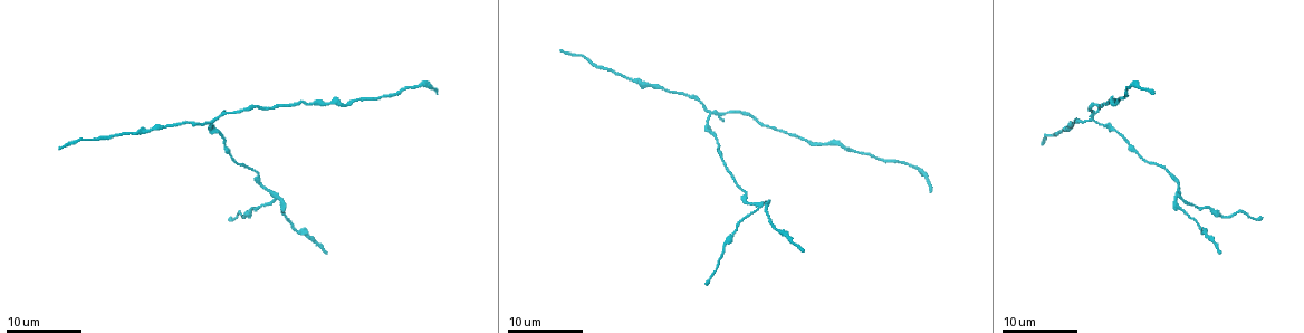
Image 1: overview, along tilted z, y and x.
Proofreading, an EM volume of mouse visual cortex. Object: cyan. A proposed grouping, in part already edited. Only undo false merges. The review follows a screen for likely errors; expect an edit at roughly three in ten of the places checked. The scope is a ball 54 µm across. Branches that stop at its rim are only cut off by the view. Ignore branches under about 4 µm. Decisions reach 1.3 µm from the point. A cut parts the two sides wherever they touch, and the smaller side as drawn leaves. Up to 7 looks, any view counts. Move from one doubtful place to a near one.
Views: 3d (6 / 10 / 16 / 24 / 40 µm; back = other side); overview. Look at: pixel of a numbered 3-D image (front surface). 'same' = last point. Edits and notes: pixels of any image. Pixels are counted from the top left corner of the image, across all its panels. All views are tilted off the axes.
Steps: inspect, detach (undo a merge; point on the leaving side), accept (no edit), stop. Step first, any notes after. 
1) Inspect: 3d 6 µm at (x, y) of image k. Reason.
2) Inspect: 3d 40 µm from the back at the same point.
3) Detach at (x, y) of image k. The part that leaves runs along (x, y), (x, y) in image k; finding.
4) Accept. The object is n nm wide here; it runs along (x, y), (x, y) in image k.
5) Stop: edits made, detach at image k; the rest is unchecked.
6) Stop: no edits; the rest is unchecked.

Inspect: 3d 16 µm at (716, 113) of image 1. Four-way junction.

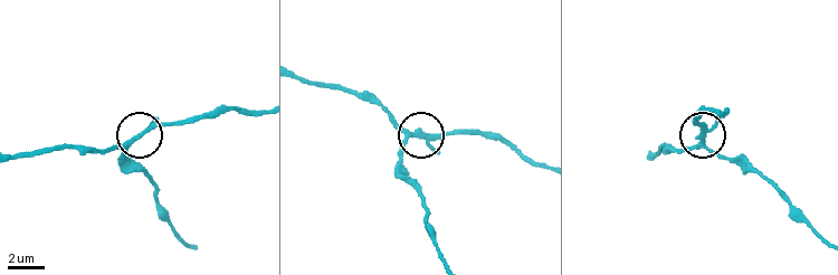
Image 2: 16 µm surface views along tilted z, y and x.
Inspect: 3d 10 µm at (139, 135) of image 2.

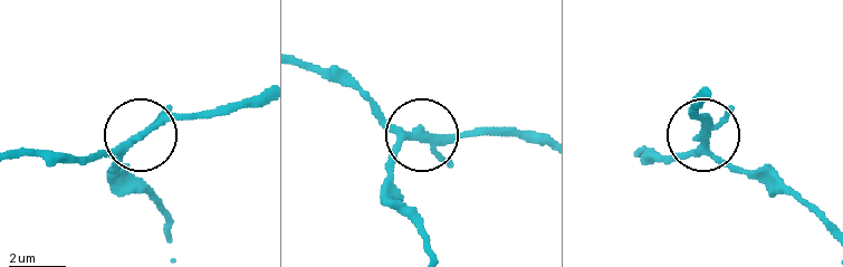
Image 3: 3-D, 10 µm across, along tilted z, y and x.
Accept. The object is 230 nm wide here; all the same neuron.

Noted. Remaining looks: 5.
Inspect: 3d 16 µm at (634, 81) of image 1. Calibre changes.

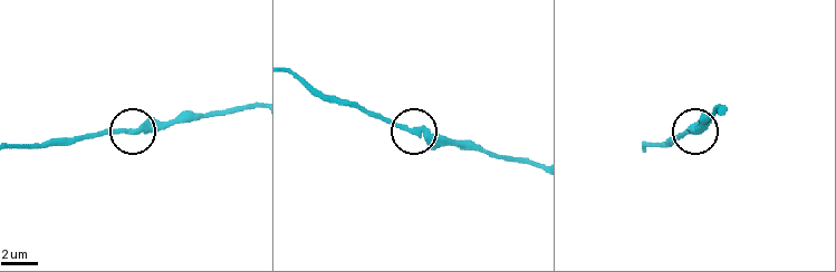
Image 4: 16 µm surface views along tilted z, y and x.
Inspect: 3d 6 µm at (414, 131) of image 4.

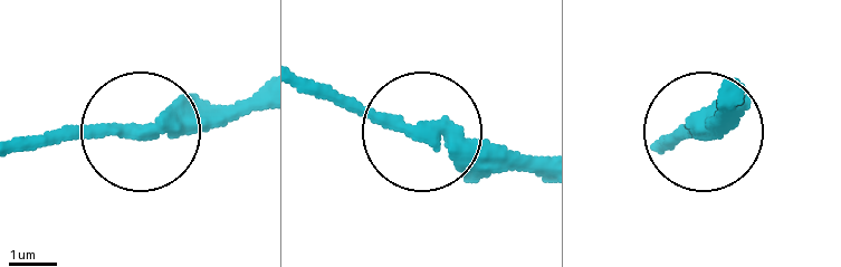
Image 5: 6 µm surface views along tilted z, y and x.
Accept. The object is 350 nm wide here; it runs along (540, 174), (467, 162), (313, 86) in image 5; all the same neuron.

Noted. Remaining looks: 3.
Inspect: 3d 16 µm at (274, 199) of image 1. Arms part here.

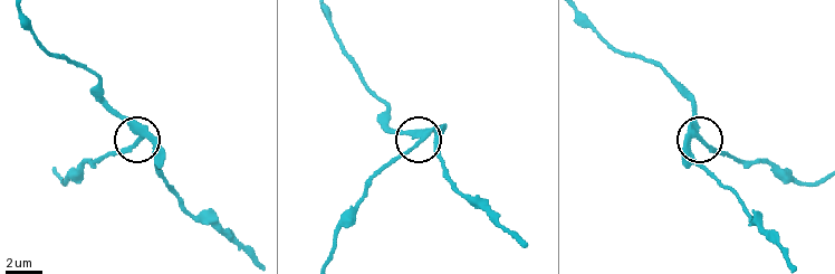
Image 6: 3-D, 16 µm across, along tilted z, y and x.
Inspect: 3d 10 µm at (700, 137) of image 6.

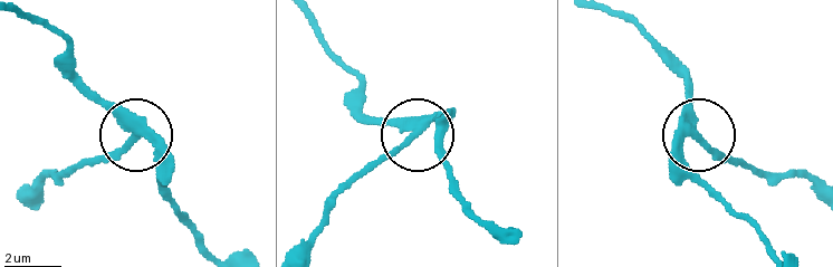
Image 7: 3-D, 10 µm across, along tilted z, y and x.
Detach at (115, 152) of image 7. 3 arms meet here; a second neuron is stuck on.

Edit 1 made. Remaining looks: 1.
Stop: edits made, detach at image 7; the rest is unchecked.

